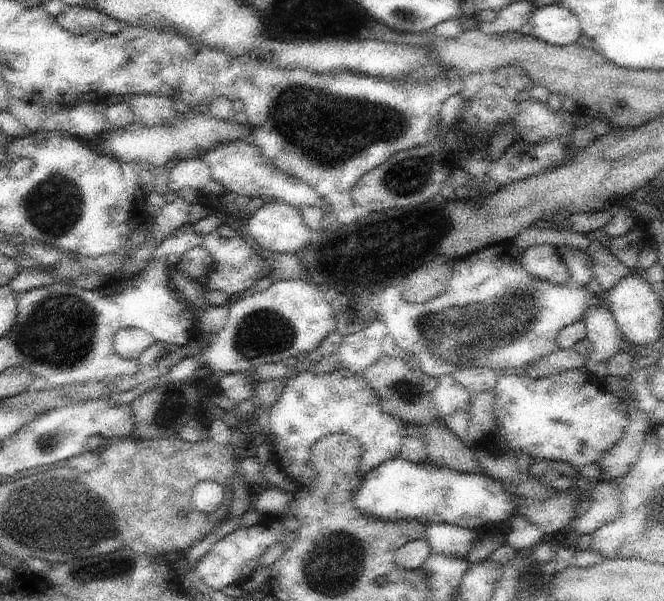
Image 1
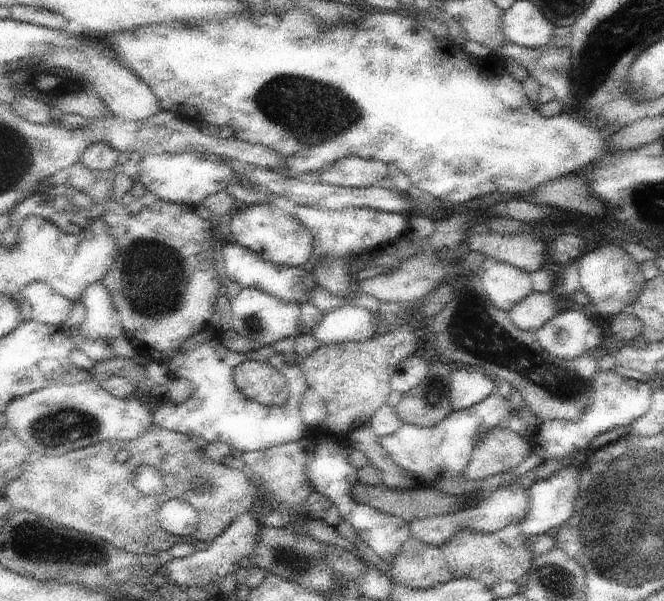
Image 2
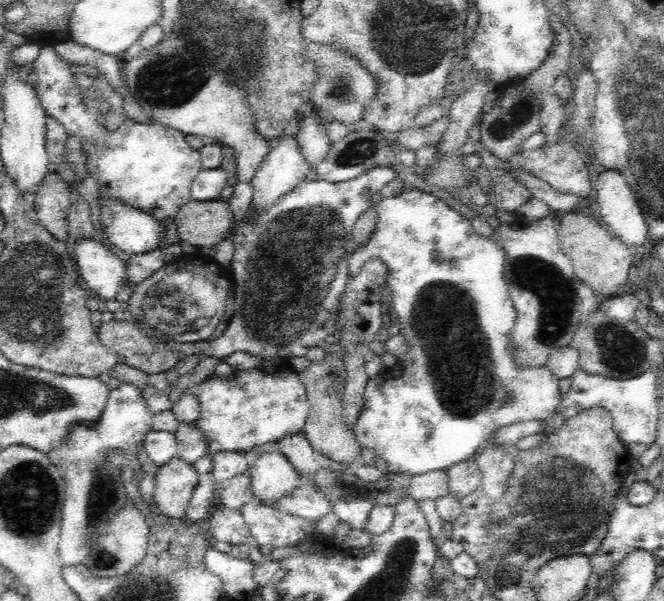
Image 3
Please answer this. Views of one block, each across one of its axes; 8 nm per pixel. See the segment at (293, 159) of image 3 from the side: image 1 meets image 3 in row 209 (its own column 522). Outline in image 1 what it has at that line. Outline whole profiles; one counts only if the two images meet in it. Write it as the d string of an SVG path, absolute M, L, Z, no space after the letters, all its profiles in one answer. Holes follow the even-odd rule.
M554 244L527 248L522 254L522 266L528 274L552 284L565 284L571 278L568 266Z

